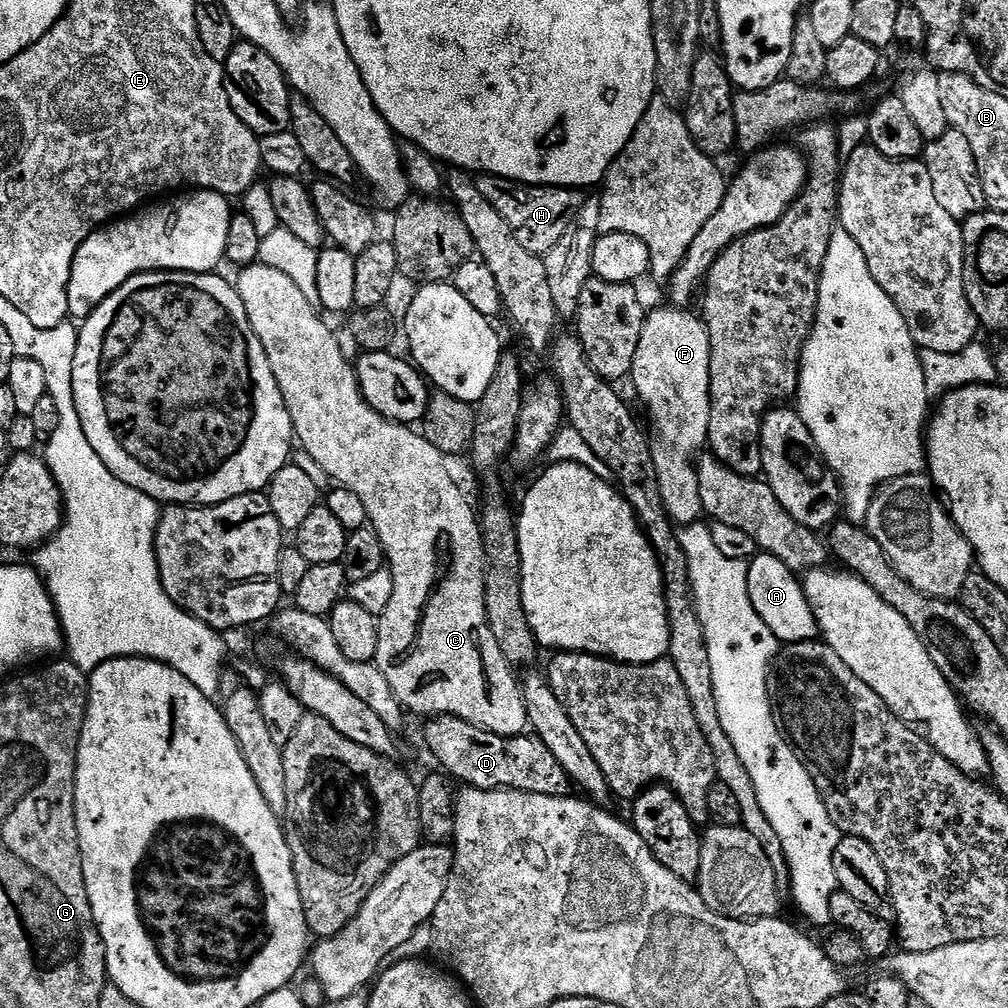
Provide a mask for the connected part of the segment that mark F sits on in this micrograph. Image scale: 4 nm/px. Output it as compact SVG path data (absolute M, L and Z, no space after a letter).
M663 307L645 315L630 384L648 407L648 416L660 435L660 444L652 444L652 457L664 509L673 525L683 526L704 516L694 461L699 448L707 445L710 430L710 334L703 319L692 310Z

